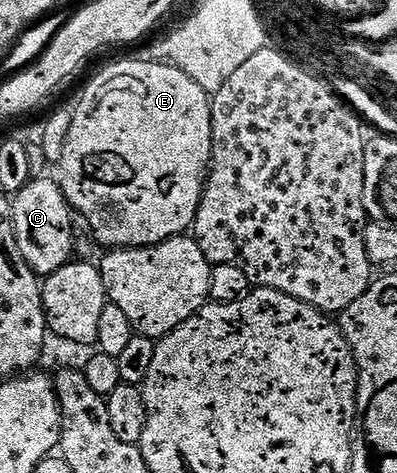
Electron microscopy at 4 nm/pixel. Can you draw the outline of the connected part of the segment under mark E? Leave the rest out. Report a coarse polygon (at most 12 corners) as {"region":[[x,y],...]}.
{"region":[[118,61],[73,106],[60,184],[110,251],[183,236],[211,94]]}

